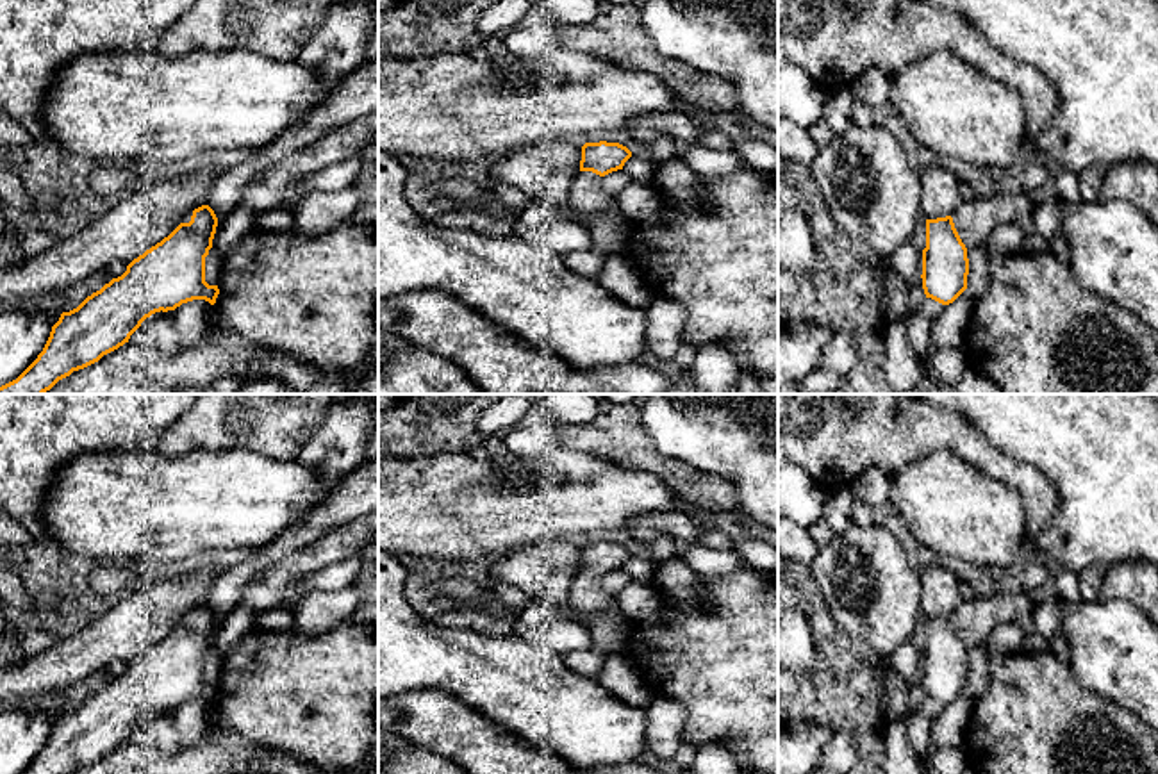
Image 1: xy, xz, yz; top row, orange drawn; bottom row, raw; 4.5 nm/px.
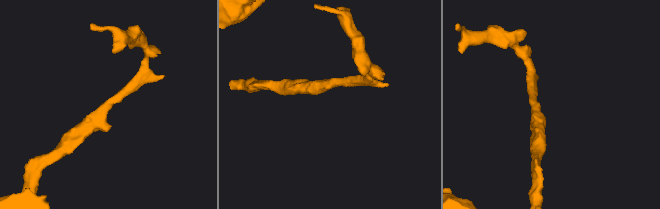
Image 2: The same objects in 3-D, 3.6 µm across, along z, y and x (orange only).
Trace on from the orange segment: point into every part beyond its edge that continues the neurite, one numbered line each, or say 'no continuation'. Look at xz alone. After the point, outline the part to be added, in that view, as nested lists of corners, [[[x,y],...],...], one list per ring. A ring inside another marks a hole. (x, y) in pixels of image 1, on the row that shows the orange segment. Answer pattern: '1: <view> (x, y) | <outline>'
1: xz (587, 197) | [[[578,171],[571,182],[566,207],[587,219],[601,210],[617,210],[617,202],[603,189],[600,175]]]

